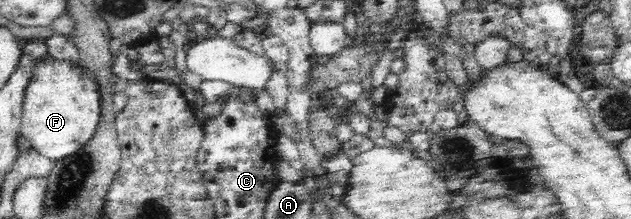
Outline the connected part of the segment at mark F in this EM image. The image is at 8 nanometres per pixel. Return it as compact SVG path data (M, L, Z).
M51 55L46 61L40 62L34 71L34 77L27 89L23 102L23 115L20 135L23 135L33 150L43 159L57 163L65 157L77 154L93 139L97 131L102 113L102 97L99 85L91 82L82 69L75 68L67 63L53 60Z

